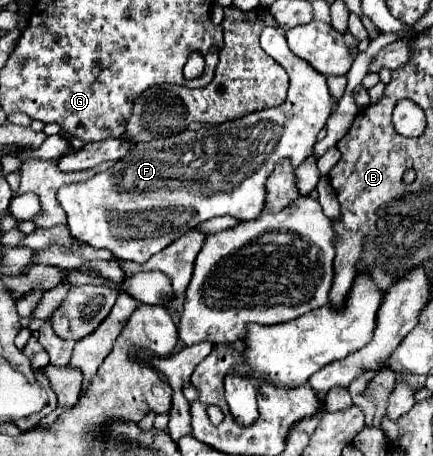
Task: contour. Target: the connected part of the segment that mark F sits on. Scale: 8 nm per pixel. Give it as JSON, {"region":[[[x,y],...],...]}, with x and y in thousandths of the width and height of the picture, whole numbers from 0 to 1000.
{"region":[[[614,59],[605,68],[600,94],[605,107],[637,138],[647,138],[670,169],[661,221],[642,235],[554,257],[550,265],[522,265],[494,283],[430,287],[411,300],[356,305],[346,314],[305,322],[291,344],[277,349],[259,371],[217,384],[199,401],[143,410],[134,419],[134,441],[157,471],[157,502],[176,524],[222,546],[249,546],[268,568],[337,577],[356,555],[406,529],[416,520],[416,507],[434,507],[476,480],[527,471],[568,485],[605,467],[610,401],[633,362],[647,349],[670,344],[674,362],[688,366],[721,336],[730,296],[753,279],[753,265],[771,243],[771,213],[758,200],[753,169],[744,169],[725,147],[716,147],[670,112],[651,64]]]}

